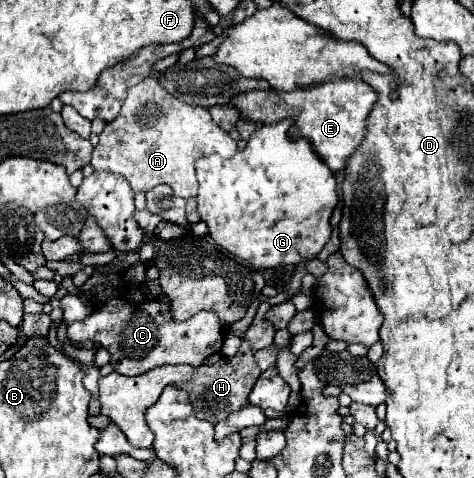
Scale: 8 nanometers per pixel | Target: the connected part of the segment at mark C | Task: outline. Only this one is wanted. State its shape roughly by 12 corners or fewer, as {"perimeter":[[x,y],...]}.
{"perimeter":[[112,296],[68,326],[118,374],[200,366],[224,342],[216,312],[186,322],[160,300]]}

